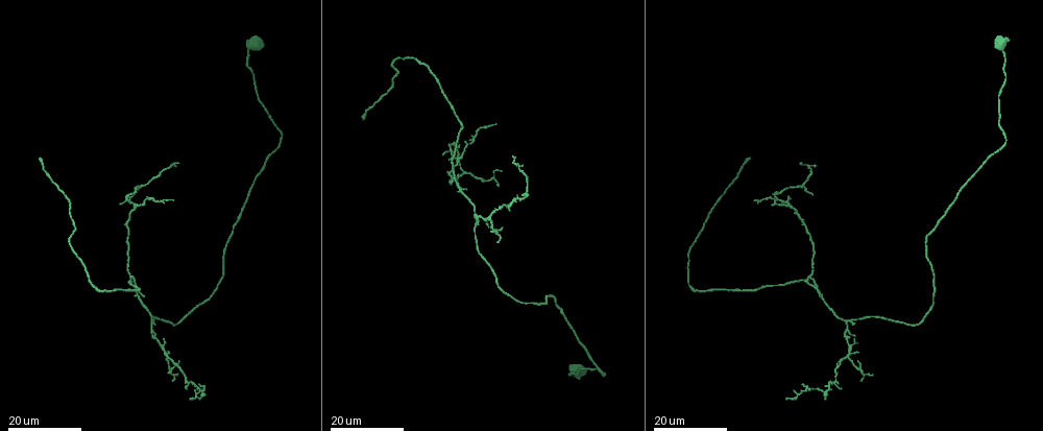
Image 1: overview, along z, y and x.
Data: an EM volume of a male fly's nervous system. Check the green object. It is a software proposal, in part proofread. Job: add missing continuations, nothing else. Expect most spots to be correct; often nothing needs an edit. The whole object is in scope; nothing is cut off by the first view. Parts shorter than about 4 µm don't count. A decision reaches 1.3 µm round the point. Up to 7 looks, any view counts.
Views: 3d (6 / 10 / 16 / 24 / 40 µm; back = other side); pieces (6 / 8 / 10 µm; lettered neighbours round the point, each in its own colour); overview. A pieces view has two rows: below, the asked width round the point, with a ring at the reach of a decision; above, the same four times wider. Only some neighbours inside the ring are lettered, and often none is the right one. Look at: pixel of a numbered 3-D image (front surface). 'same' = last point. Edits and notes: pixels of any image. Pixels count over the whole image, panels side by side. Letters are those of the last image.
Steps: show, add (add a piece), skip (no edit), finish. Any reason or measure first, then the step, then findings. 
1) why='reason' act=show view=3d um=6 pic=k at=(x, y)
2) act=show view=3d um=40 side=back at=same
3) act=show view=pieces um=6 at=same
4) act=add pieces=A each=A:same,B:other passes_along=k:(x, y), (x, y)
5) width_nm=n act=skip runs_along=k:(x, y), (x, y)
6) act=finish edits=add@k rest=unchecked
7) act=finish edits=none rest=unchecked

why='end of a long branch' act=show view=3d um=16 pic=1 at=(362, 119)

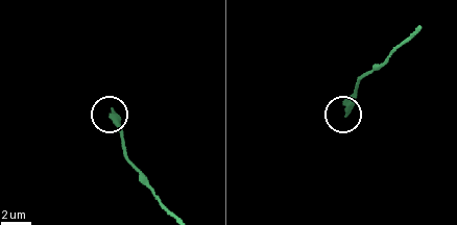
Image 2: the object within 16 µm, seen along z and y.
act=show view=pieces um=8 pic=2 at=(345, 114)

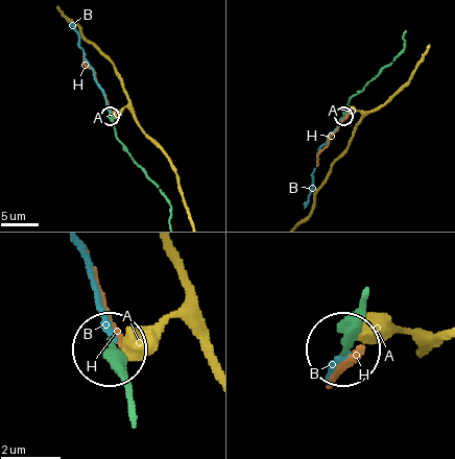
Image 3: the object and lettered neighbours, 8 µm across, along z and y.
act=add pieces=B each=A:other,B:same,H:other passes_along=3:(365, 296), (356, 341), (331, 368) found='it goes on there'

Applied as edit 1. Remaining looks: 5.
act=show view=overview

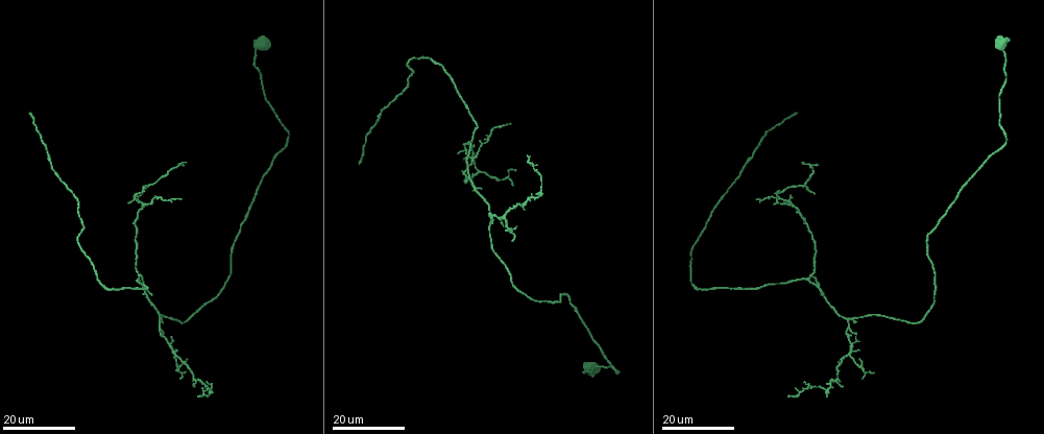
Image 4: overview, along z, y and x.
why='an open end' act=show view=3d um=24 pic=4 at=(186, 161)

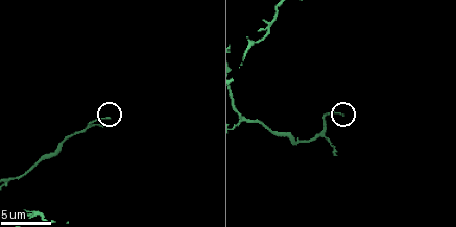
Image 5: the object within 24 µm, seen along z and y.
act=show view=pieces um=8 pic=5 at=(107, 119)

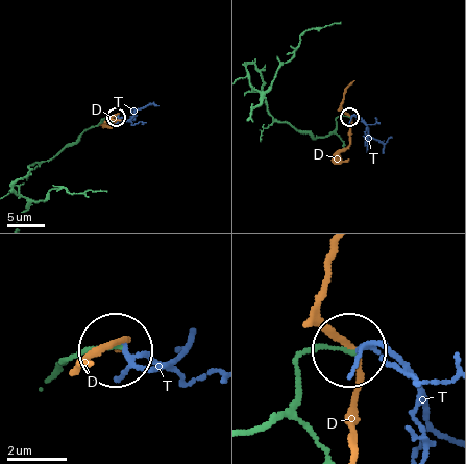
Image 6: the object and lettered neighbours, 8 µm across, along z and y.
act=skip each=D:other,T:other runs_along=6:(57, 368), (72, 356), (115, 346) found='none of them fits'

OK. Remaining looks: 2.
why='end of a long branch' act=show view=3d um=16 pic=1 at=(172, 201)

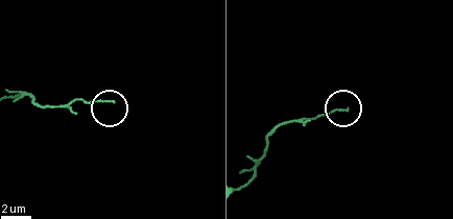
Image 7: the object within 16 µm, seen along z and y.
act=show view=pieces um=6 pic=7 at=(110, 101)

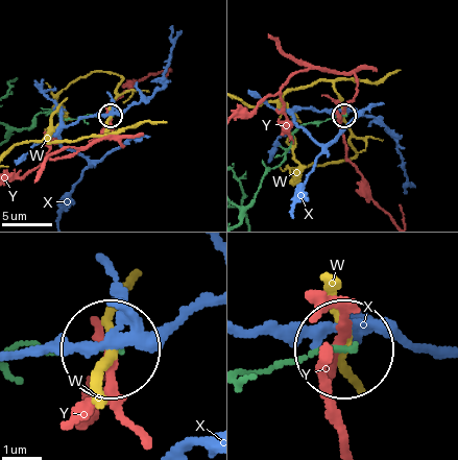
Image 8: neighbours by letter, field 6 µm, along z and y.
act=skip each=W:other,X:other,Y:other runs_along=8:(252, 369), (339, 348) found='none of them fits'

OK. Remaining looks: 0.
act=finish edits=add@3 rest=unchecked

